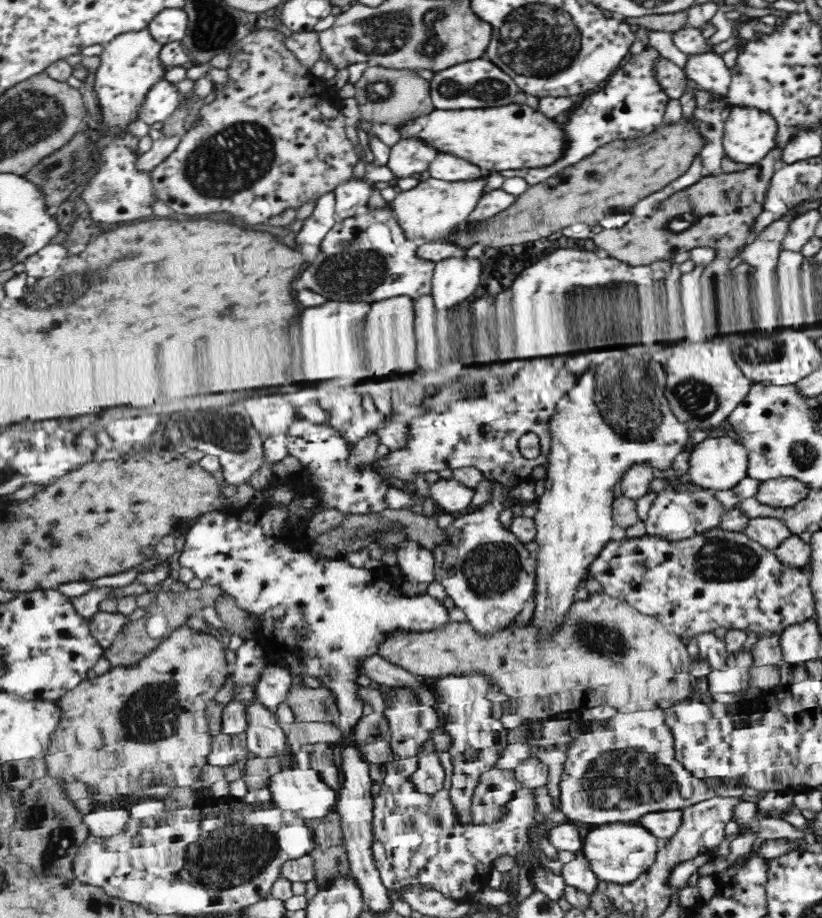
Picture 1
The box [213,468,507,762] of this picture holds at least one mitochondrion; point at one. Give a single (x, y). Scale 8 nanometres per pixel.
(356, 534)

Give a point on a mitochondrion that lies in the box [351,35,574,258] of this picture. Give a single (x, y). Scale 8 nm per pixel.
(490, 88)

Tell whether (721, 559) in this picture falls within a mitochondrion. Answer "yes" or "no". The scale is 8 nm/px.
yes

